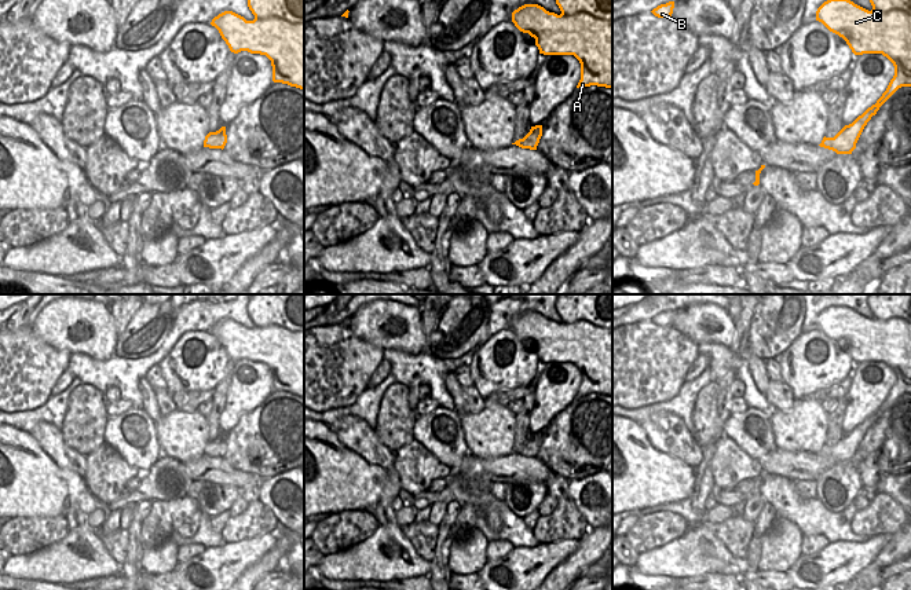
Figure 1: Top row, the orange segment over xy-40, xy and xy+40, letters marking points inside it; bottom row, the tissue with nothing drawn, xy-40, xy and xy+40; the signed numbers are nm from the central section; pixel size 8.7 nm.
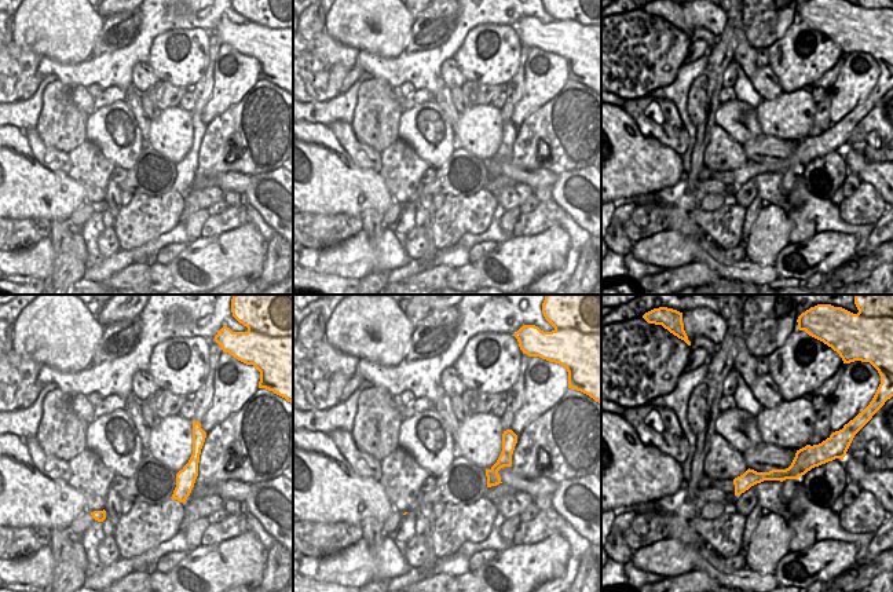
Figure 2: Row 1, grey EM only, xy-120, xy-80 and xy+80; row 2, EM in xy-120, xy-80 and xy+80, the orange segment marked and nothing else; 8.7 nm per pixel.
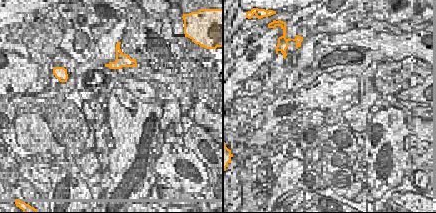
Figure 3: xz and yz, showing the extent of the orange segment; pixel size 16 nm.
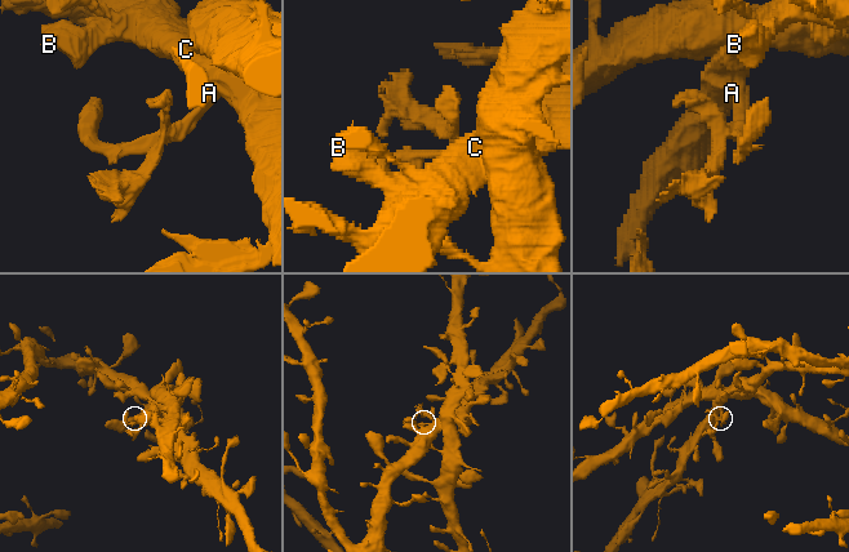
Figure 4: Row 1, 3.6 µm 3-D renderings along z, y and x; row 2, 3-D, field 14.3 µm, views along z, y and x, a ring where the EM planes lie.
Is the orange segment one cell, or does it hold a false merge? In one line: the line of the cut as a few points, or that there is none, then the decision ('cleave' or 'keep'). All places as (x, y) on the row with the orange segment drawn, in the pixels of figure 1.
cut none; keep

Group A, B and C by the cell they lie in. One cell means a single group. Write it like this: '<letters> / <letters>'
A B C

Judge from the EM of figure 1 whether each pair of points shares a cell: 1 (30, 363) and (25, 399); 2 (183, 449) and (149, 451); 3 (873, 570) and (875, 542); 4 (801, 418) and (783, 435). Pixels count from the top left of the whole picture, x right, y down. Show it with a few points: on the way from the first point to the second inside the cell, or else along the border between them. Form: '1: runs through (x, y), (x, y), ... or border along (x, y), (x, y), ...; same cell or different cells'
1: runs through (25, 372), (25, 391); same cell
2: border along (154, 422), (154, 433), (161, 454); different cells
3: border along (891, 537), (885, 546), (855, 575); different cells
4: runs through (797, 422), (787, 432); same cell

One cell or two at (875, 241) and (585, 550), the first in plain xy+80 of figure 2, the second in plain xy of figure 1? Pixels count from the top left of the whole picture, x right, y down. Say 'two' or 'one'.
one

